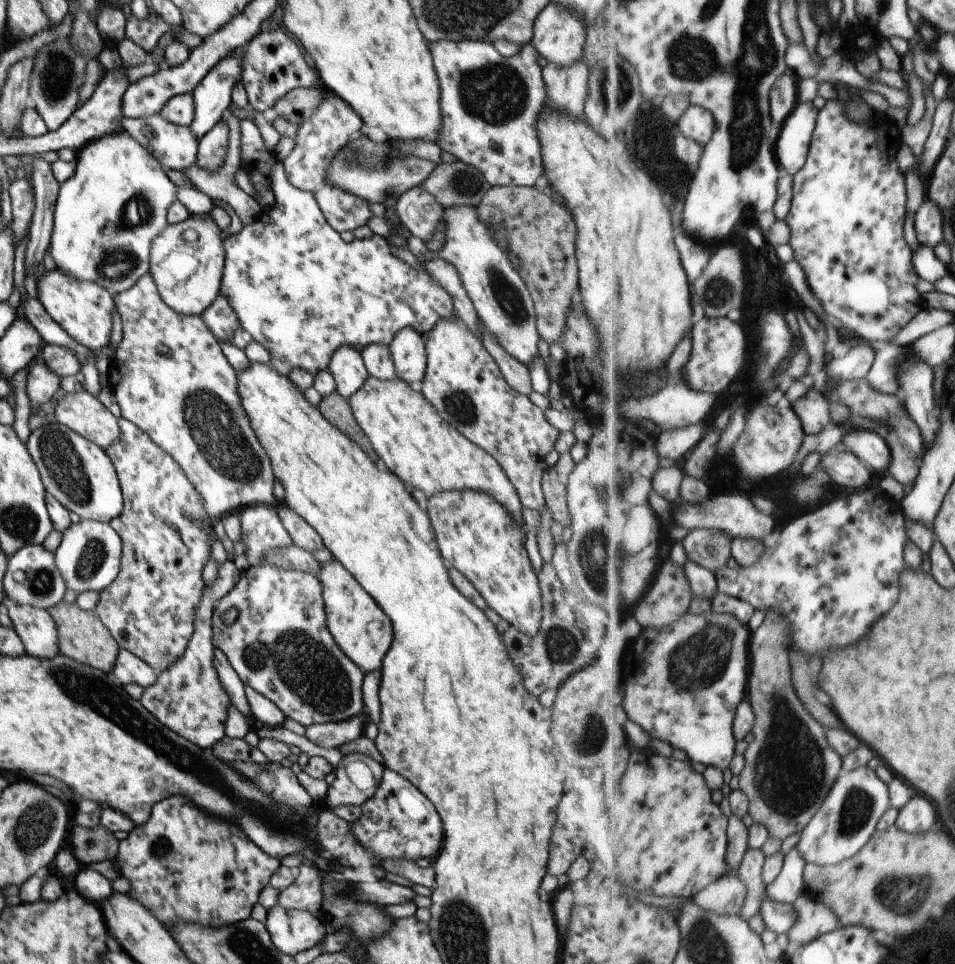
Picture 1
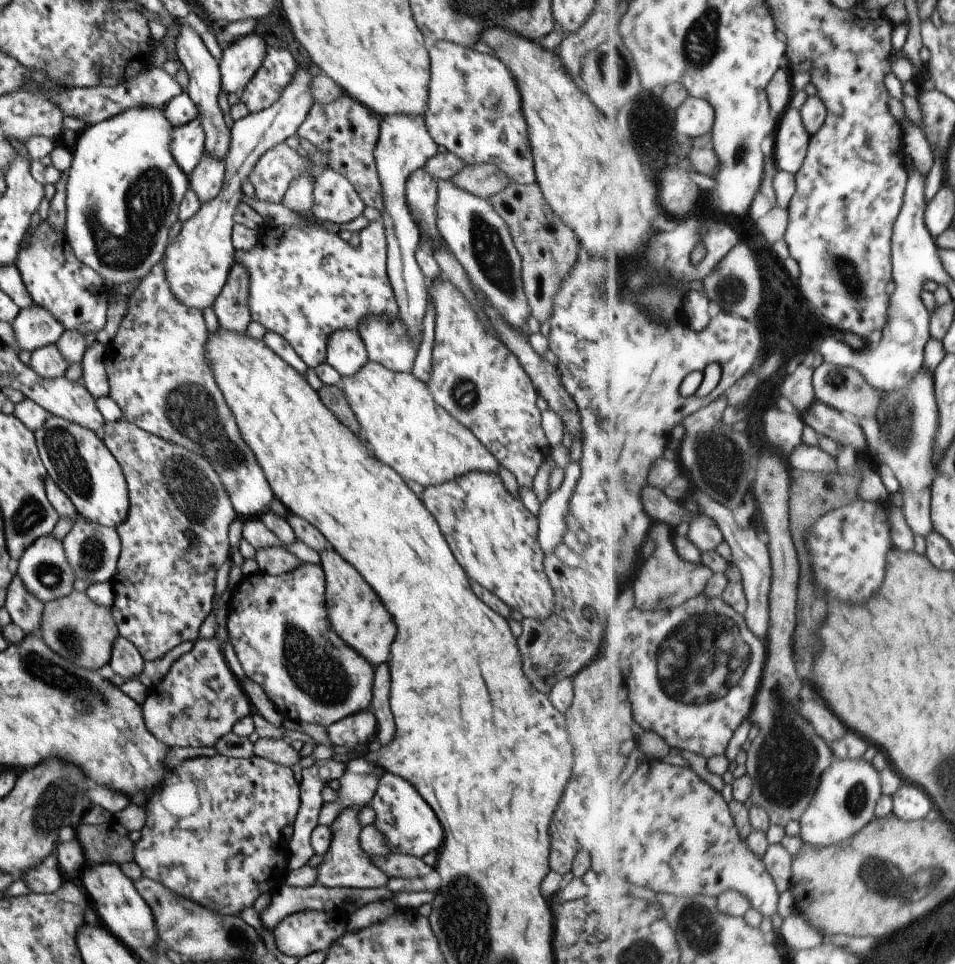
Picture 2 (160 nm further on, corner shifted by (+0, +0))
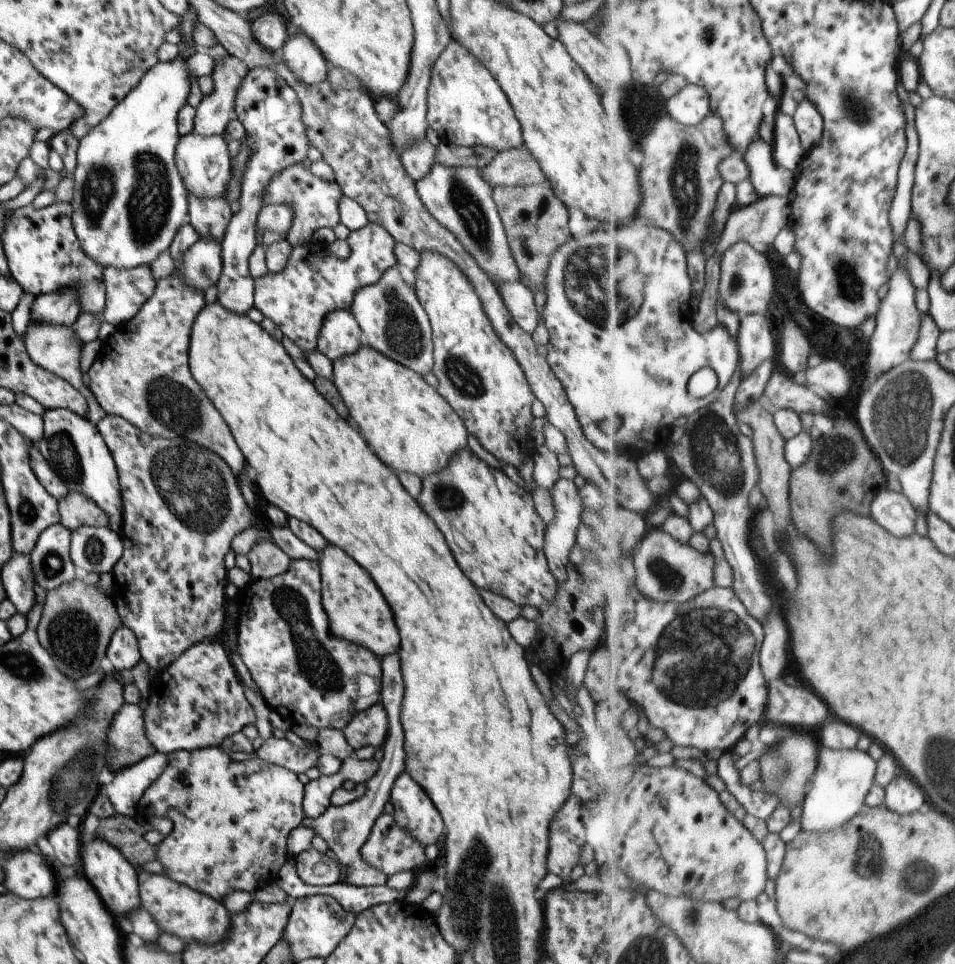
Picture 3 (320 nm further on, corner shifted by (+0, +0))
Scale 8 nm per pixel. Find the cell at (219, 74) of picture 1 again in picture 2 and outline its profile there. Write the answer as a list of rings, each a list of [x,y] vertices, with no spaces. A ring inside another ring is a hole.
[[[254,32],[234,38],[222,48],[218,62],[220,89],[239,94],[261,66],[266,42]]]

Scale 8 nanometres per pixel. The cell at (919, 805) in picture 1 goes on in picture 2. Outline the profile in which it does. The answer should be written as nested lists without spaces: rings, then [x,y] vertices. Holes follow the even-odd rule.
[[[904,782],[892,799],[893,812],[904,821],[918,821],[931,816],[933,800],[915,784]]]

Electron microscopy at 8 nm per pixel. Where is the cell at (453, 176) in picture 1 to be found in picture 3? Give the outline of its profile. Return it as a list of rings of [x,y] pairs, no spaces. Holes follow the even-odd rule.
[[[523,144],[517,149],[502,150],[482,169],[483,180],[493,188],[495,185],[524,187],[544,184],[546,178],[539,163]]]

